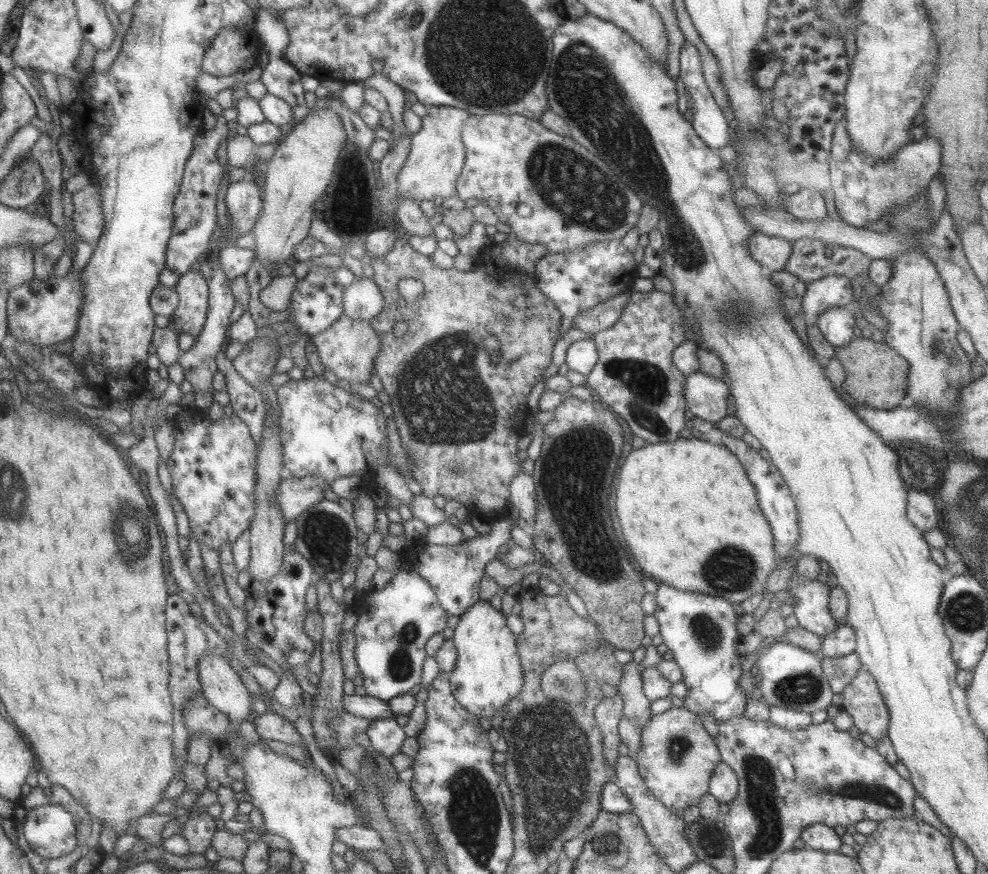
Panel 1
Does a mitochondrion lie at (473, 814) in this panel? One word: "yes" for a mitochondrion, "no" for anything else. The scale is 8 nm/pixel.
yes

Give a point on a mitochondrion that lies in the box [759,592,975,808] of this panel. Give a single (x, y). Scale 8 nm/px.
(800, 690)

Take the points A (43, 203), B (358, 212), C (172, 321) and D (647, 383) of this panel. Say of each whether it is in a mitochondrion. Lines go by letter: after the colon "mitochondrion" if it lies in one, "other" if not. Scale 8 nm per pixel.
A: other
B: other
C: other
D: mitochondrion

